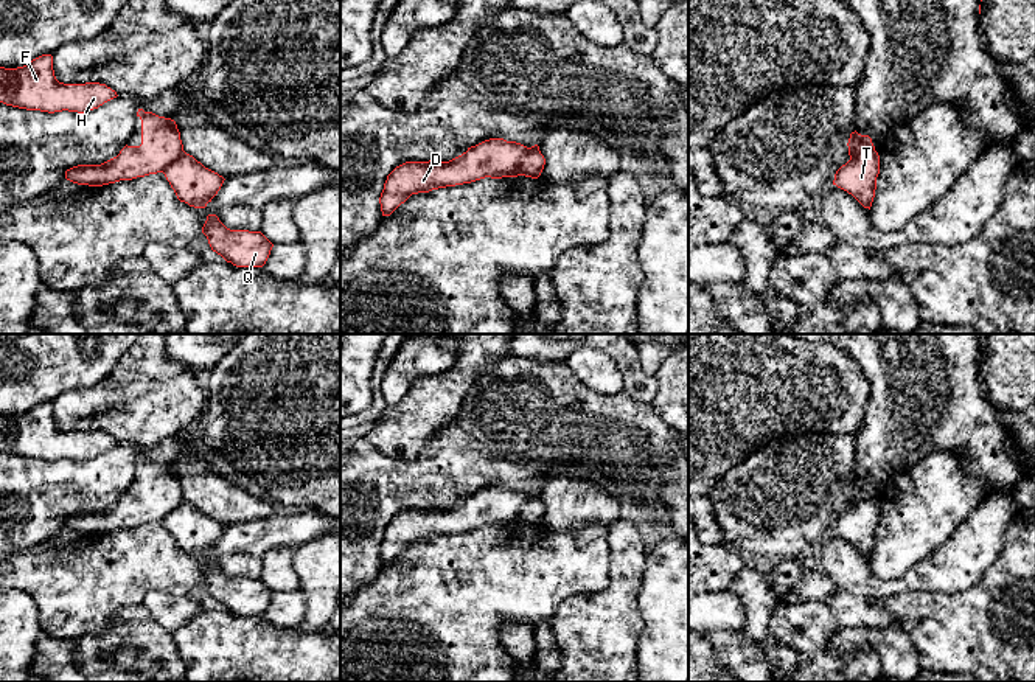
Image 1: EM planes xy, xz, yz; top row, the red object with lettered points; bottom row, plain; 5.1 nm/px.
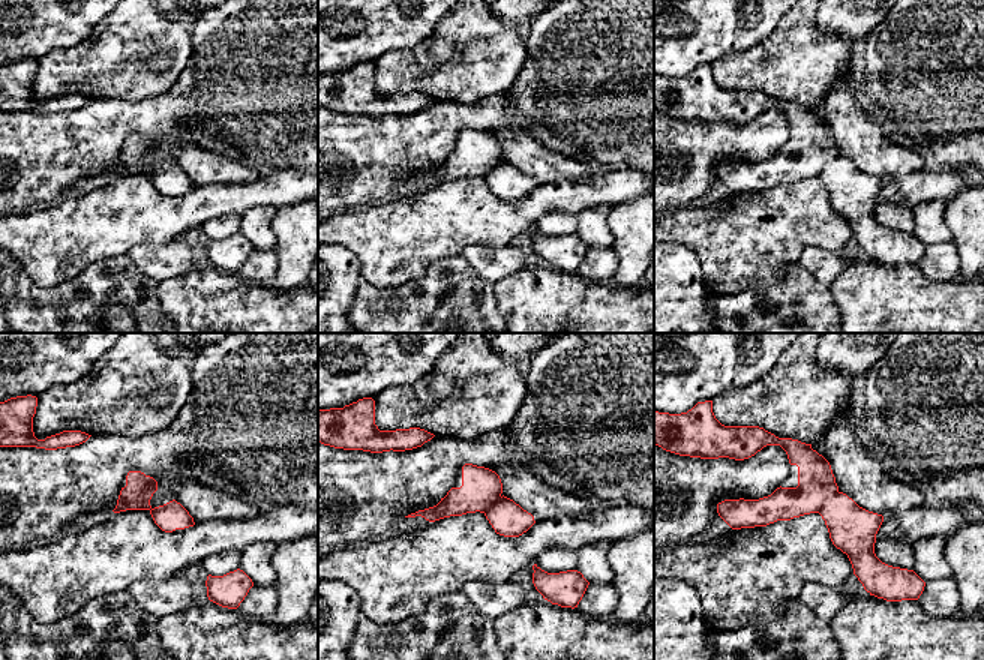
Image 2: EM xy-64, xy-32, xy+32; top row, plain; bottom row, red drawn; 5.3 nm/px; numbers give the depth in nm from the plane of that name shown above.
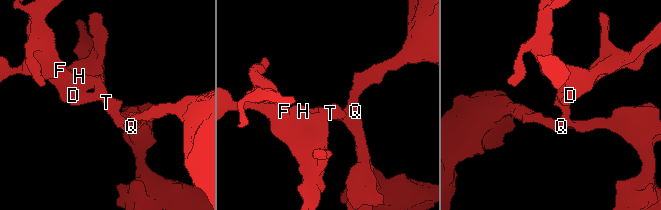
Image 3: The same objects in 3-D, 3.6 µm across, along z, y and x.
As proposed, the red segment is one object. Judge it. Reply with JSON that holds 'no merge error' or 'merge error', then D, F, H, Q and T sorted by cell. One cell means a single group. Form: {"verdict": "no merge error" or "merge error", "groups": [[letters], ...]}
{"verdict": "merge error", "groups": [["D", "F", "H"], ["Q", "T"]]}

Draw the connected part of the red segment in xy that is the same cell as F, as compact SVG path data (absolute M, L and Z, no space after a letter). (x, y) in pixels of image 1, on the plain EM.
M42 402L17 416L0 415L0 451L40 460L90 460L117 446L99 430L64 432L53 418L53 404Z

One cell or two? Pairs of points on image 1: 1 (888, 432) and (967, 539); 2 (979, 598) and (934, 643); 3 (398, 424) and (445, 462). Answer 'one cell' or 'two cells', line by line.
1: two cells
2: one cell
3: two cells

